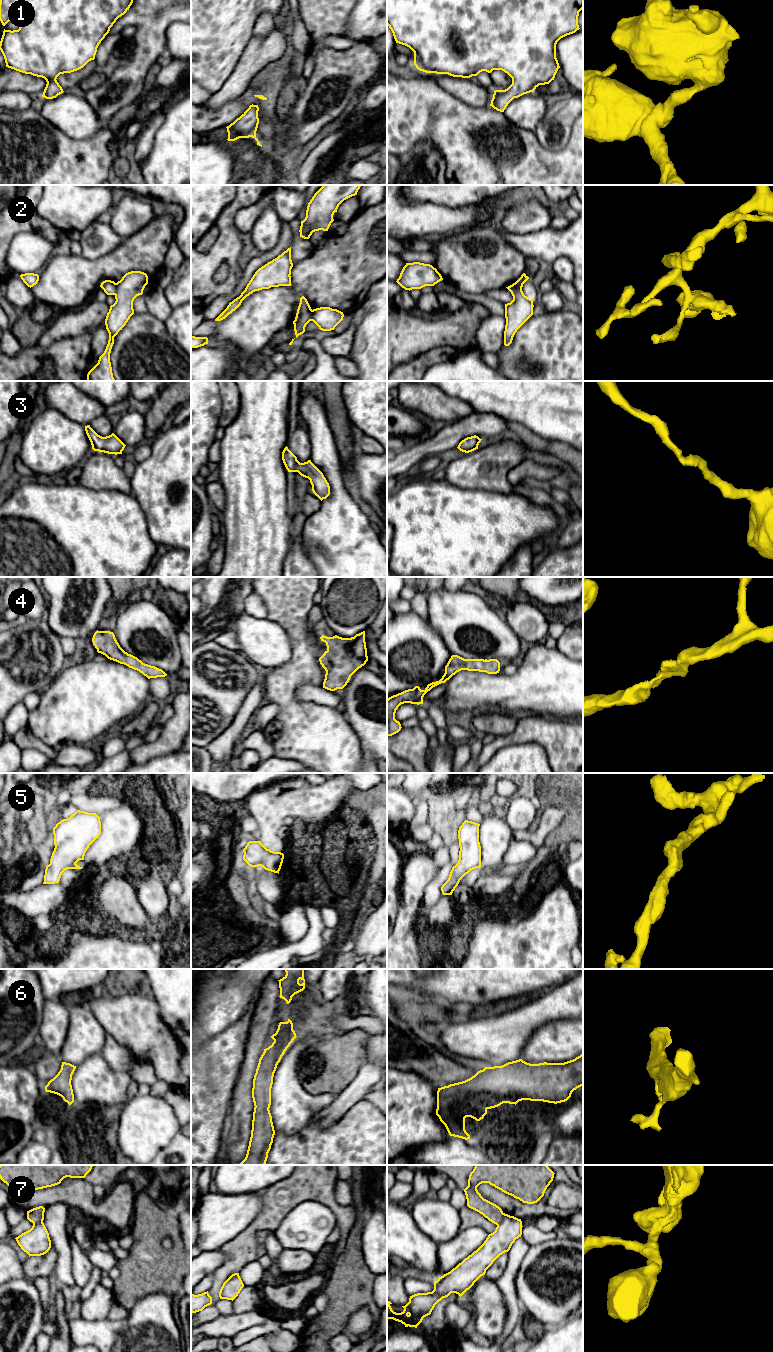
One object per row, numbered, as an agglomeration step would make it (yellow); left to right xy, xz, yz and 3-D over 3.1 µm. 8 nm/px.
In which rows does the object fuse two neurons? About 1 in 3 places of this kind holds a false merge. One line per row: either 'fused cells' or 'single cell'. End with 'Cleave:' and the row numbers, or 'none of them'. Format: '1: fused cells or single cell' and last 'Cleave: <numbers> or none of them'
1: single cell
2: fused cells
3: single cell
4: single cell
5: single cell
6: single cell
7: fused cells
Cleave: 2, 7

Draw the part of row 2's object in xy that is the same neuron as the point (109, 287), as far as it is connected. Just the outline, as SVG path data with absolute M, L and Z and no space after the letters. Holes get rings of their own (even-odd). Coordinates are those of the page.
M105 280L101 283L100 287L104 290L107 295L115 295L116 294L116 283L111 280Z

